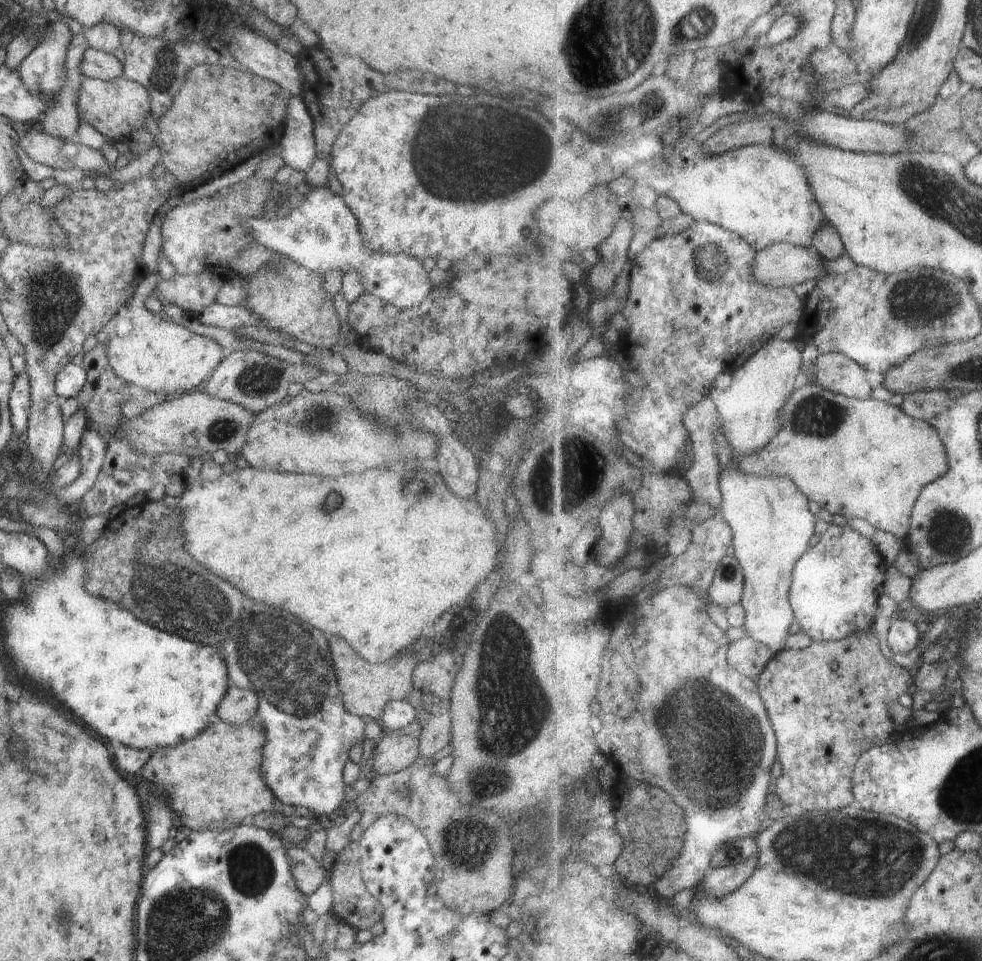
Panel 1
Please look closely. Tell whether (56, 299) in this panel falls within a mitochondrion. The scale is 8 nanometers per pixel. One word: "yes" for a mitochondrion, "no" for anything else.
yes

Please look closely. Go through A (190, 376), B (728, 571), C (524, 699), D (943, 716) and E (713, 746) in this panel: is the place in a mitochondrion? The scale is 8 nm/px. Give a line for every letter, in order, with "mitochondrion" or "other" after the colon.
A: other
B: mitochondrion
C: mitochondrion
D: other
E: mitochondrion

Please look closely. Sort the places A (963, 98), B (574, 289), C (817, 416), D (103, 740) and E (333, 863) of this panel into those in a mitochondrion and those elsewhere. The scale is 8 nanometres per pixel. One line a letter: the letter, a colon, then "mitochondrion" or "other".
A: other
B: other
C: mitochondrion
D: other
E: other

